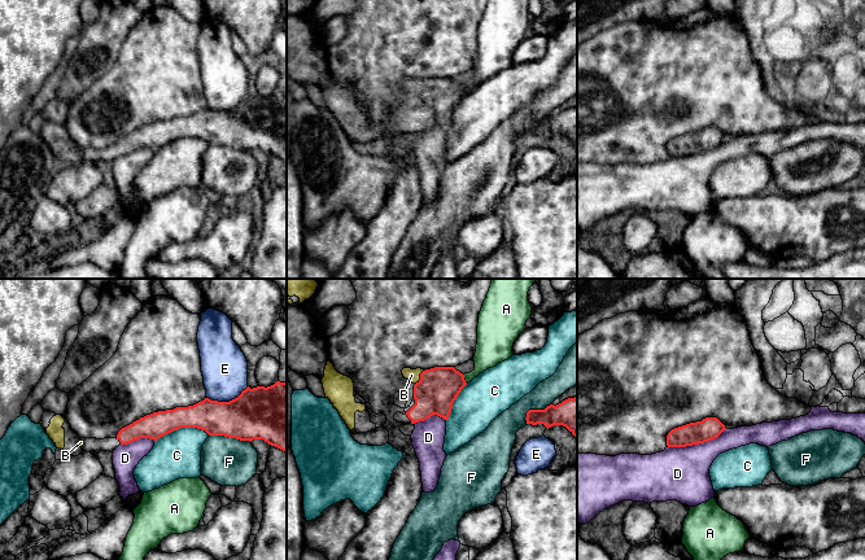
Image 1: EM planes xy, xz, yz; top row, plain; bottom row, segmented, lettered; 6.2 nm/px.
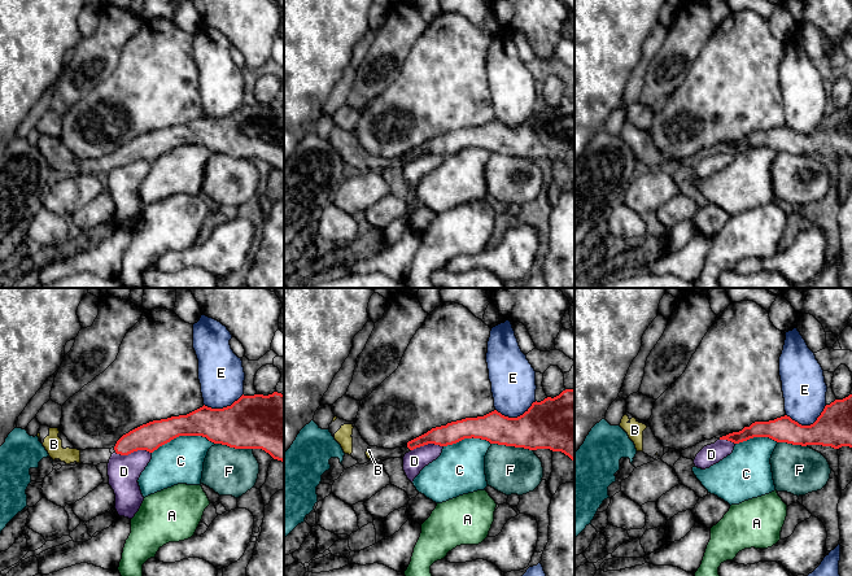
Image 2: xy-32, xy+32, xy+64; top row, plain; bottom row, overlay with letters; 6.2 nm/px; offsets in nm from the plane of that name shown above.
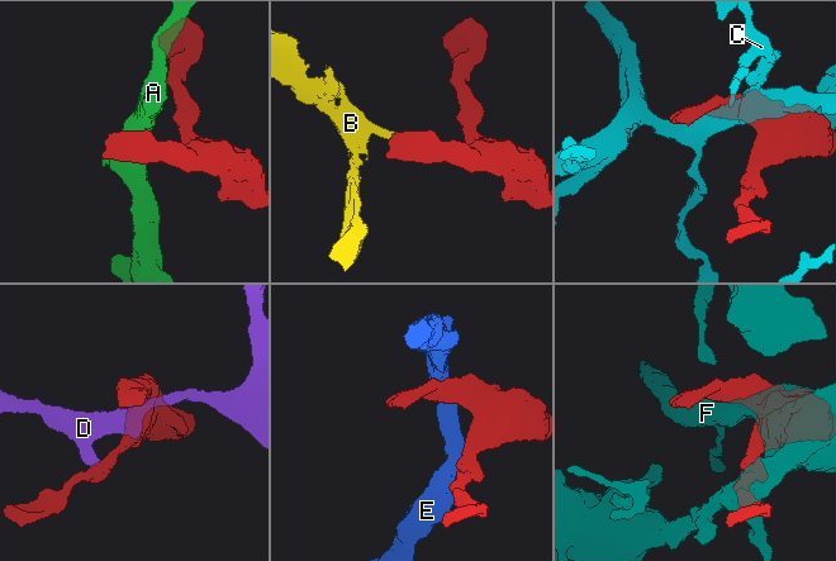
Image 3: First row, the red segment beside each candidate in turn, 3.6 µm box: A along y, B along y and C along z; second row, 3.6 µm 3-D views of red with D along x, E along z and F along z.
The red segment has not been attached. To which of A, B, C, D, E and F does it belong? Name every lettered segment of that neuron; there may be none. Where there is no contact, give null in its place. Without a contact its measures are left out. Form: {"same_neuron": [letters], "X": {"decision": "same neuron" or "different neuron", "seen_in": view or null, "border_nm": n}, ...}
{"same_neuron": ["B"], "A": {"decision": "different neuron", "seen_in": "xz", "border_nm": 60}, "B": {"decision": "same neuron", "seen_in": "xz", "border_nm": 120}, "C": {"decision": "different neuron", "seen_in": "xy", "border_nm": 340}, "D": {"decision": "different neuron", "seen_in": "yz", "border_nm": 400}, "E": {"decision": "different neuron", "seen_in": "xy", "border_nm": 280}, "F": {"decision": "different neuron", "seen_in": "xy", "border_nm": 260}}

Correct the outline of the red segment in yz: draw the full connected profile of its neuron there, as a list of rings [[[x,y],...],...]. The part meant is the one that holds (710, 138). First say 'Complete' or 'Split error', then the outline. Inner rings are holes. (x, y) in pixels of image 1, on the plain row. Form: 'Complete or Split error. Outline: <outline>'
Complete. Outline: [[[705,127],[672,139],[667,145],[667,156],[686,157],[704,153],[717,148],[724,140],[726,137],[717,127]]]

